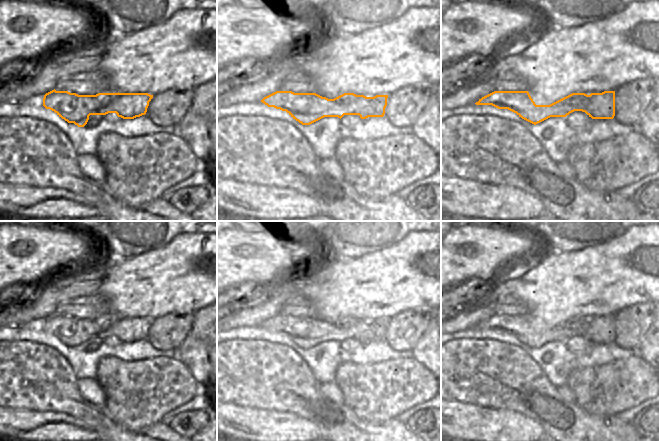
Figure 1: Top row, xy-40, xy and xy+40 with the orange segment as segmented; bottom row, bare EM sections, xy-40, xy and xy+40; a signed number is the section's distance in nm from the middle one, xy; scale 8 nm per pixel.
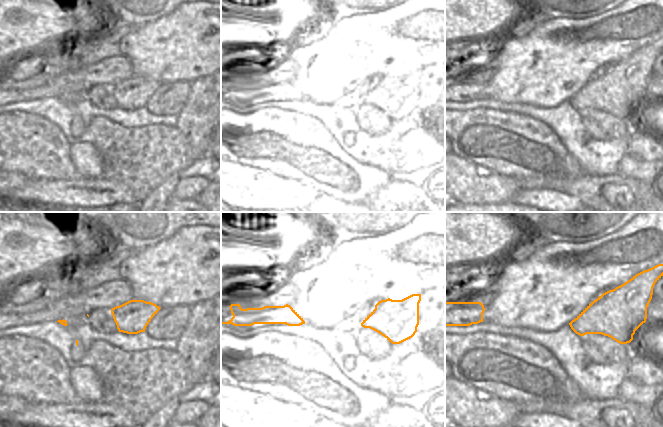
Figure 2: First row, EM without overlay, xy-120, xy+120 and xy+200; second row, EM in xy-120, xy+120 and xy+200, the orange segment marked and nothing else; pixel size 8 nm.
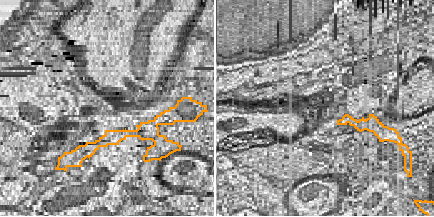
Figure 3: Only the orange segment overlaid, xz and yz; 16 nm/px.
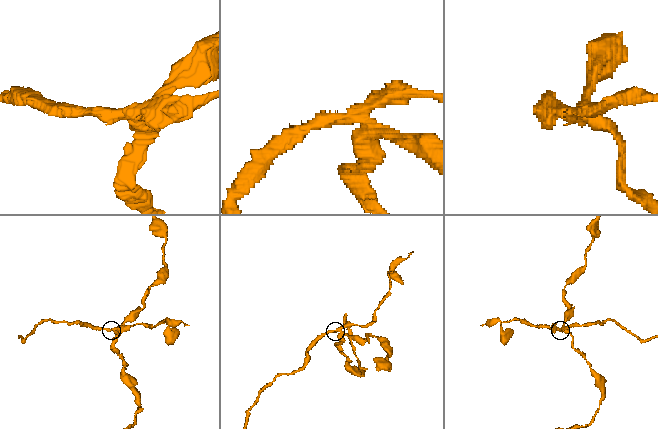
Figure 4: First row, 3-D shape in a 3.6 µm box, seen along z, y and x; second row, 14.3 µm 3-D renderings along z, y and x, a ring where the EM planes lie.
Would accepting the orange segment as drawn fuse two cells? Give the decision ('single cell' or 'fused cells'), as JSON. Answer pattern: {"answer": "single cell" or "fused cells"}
{"answer": "fused cells"}

